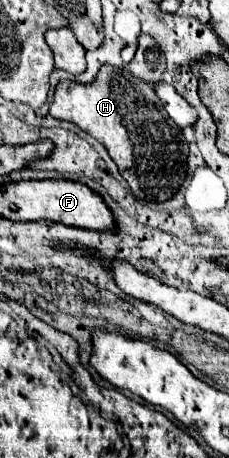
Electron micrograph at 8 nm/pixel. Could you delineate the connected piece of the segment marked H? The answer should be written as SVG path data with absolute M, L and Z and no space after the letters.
M103 65L93 85L59 81L53 103L49 105L49 115L61 121L71 121L101 141L117 163L119 173L129 183L133 195L139 199L165 201L177 193L185 179L189 149L181 135L181 127L177 127L165 113L153 85L133 77L127 69Z

